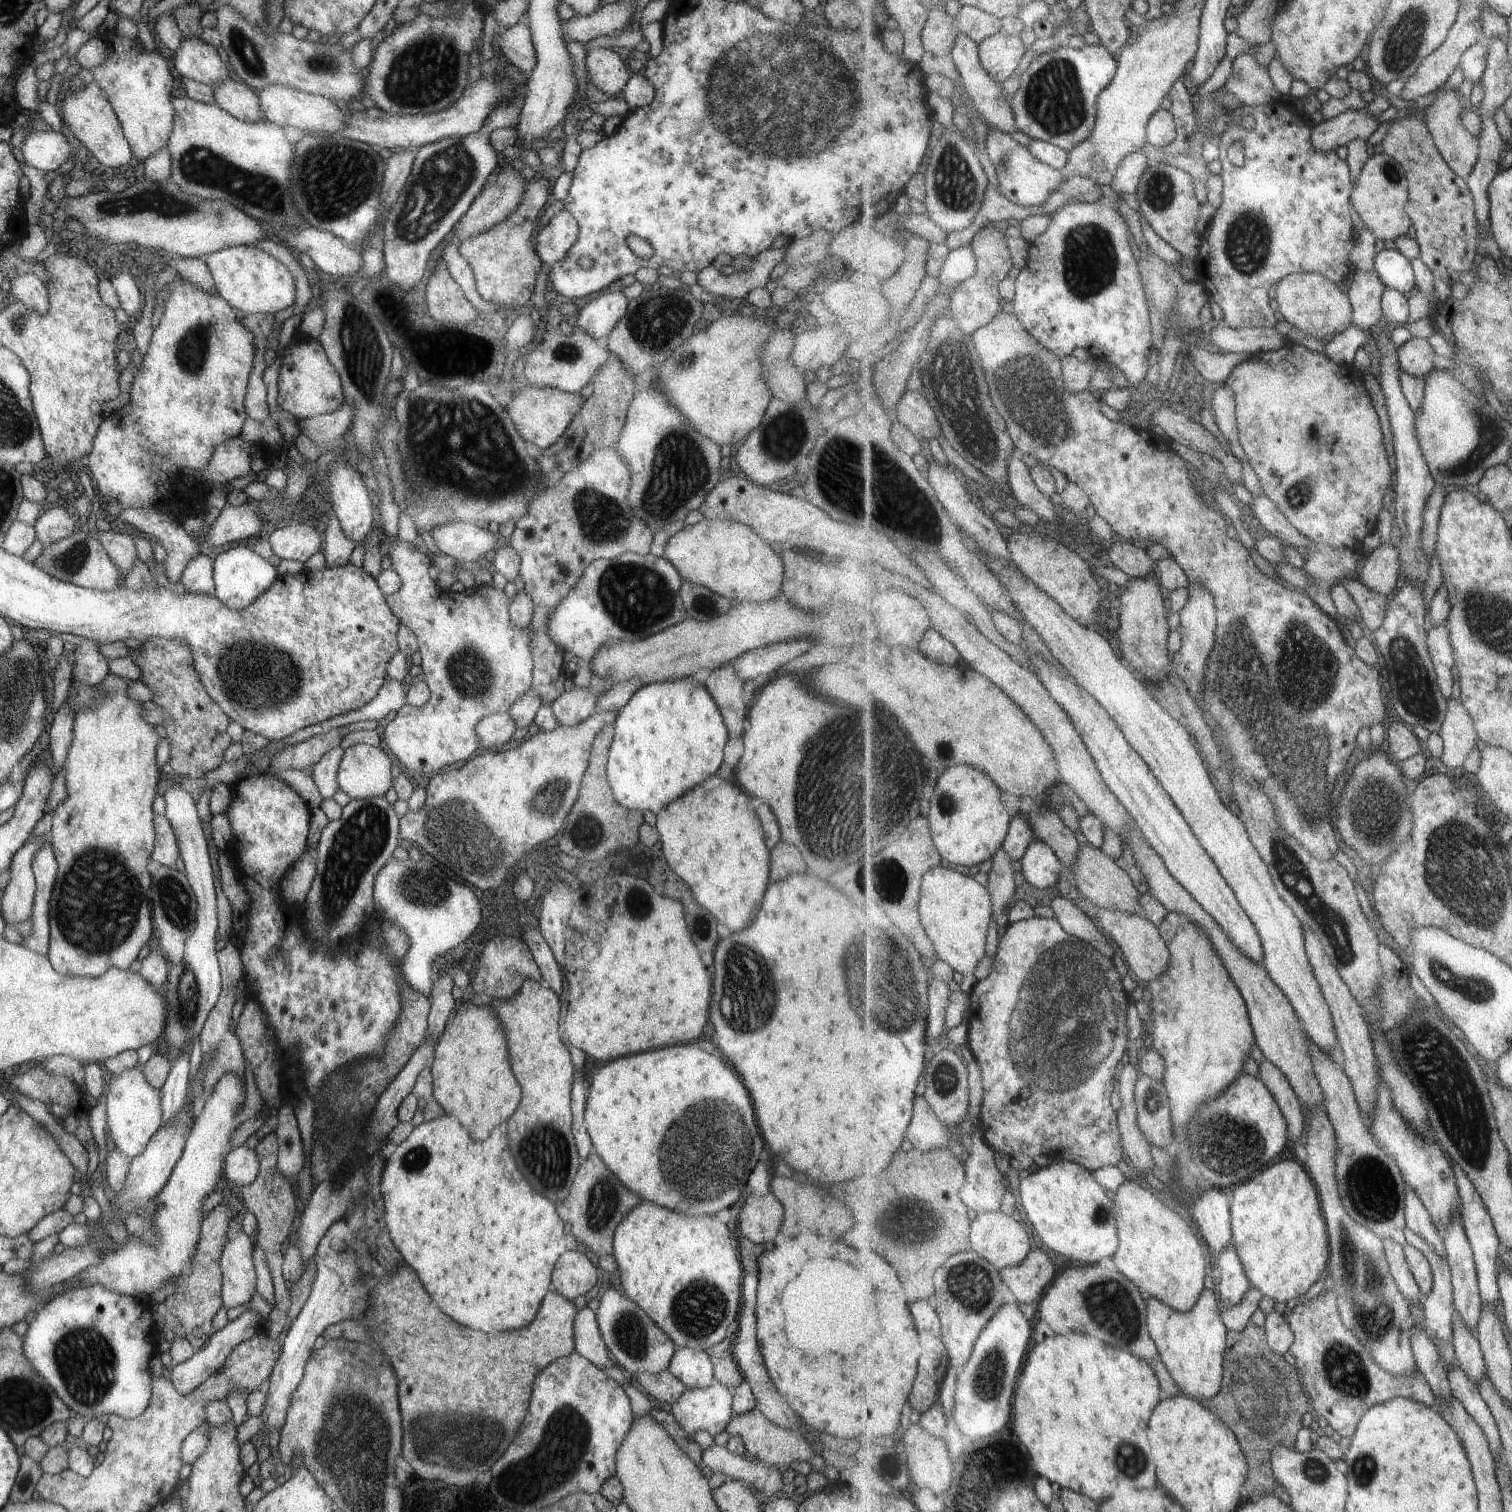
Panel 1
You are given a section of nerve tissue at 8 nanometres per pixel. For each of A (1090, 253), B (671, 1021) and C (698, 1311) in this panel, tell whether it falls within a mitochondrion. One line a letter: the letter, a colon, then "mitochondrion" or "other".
A: mitochondrion
B: other
C: mitochondrion

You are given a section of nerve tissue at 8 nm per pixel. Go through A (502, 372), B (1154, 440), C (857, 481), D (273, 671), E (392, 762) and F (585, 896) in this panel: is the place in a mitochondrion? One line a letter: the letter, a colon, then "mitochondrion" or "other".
A: other
B: other
C: mitochondrion
D: mitochondrion
E: other
F: other

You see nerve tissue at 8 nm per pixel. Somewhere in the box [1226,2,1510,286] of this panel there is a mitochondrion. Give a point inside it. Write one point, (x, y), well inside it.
(1404, 42)

